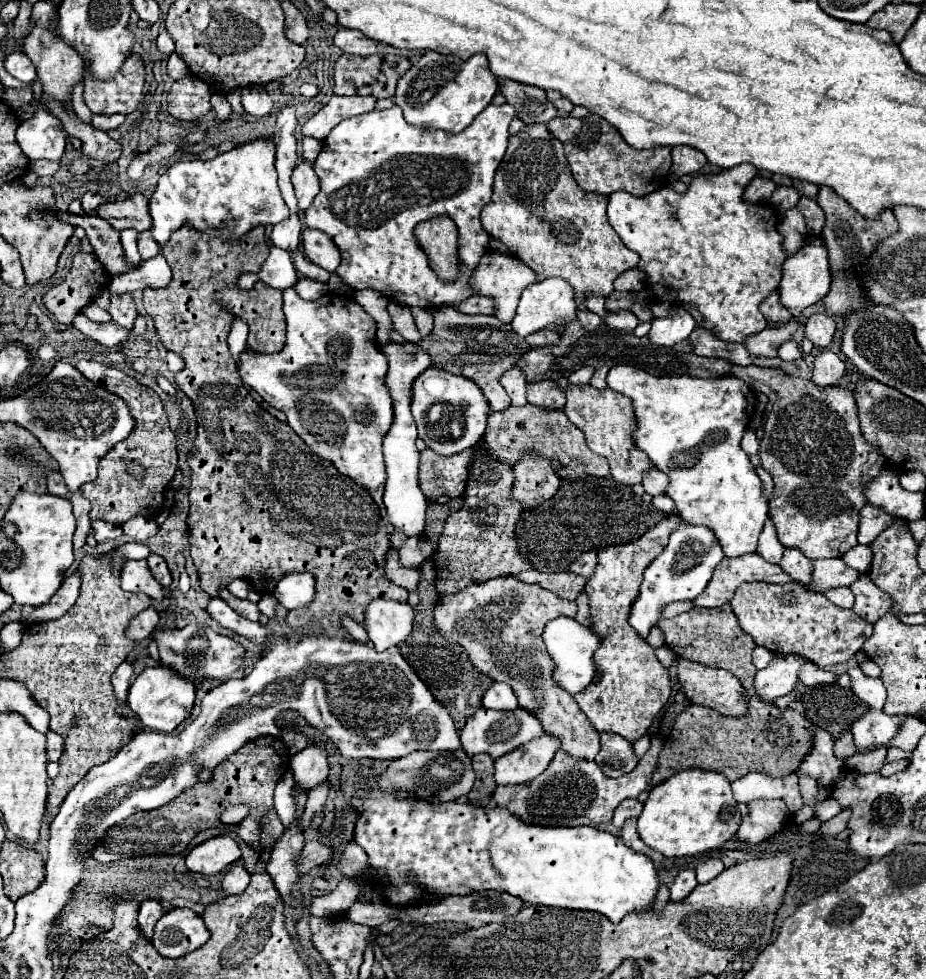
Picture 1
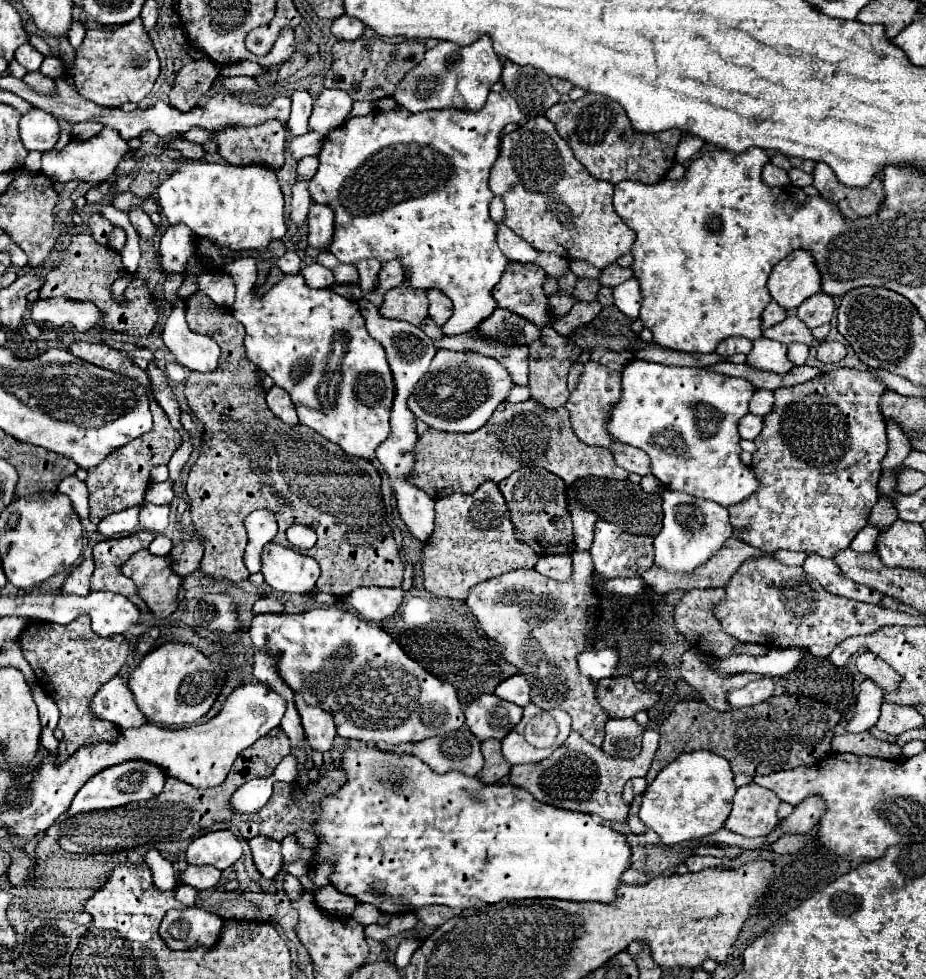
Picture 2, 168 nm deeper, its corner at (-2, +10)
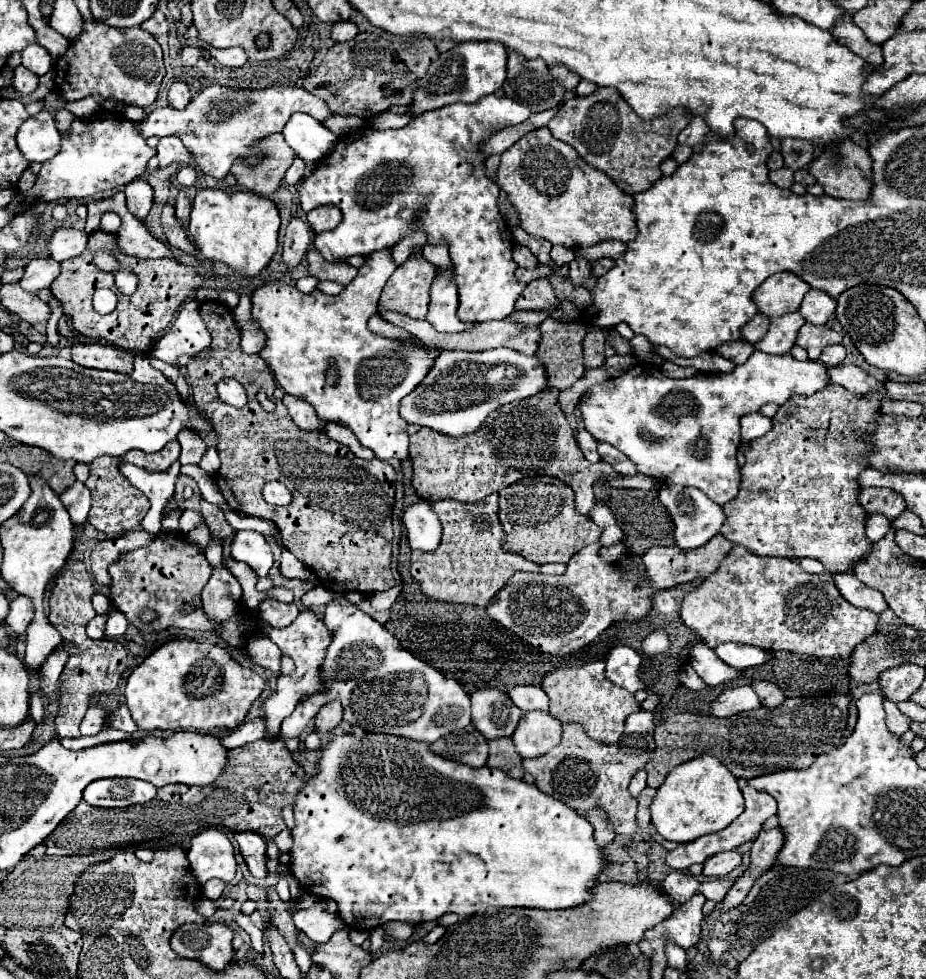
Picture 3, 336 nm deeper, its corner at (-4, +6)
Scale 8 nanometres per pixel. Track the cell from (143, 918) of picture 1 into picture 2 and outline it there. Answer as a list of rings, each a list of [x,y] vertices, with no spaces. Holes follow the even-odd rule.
[[[148,850],[146,856],[144,856],[146,864],[150,866],[152,870],[152,876],[154,876],[154,884],[158,890],[166,892],[166,890],[174,890],[176,886],[176,876],[174,876],[174,870],[172,870],[172,864],[160,856],[158,850]]]

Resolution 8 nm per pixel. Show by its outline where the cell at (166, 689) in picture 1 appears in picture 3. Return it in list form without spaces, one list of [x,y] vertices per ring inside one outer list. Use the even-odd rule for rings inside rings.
[[[178,638],[160,646],[132,670],[126,684],[126,704],[134,722],[146,732],[210,732],[216,728],[238,728],[264,686],[264,678],[254,670],[242,668],[224,646]]]

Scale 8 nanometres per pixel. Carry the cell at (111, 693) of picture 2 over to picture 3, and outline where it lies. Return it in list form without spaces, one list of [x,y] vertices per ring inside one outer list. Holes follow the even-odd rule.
[[[90,706],[82,724],[80,724],[80,734],[82,736],[92,736],[92,734],[98,734],[102,730],[106,722],[106,712],[100,708],[100,706]]]

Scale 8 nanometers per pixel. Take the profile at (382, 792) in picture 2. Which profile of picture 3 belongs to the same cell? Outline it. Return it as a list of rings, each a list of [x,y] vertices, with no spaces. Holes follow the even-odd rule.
[[[372,732],[366,734],[364,738],[356,738],[352,734],[334,736],[334,740],[326,742],[318,750],[318,754],[320,754],[320,760],[316,764],[318,772],[298,792],[298,800],[294,804],[296,826],[290,830],[294,840],[288,852],[290,870],[304,892],[326,900],[334,900],[338,904],[338,916],[352,930],[372,930],[390,920],[416,926],[422,922],[434,922],[450,912],[458,916],[472,916],[484,912],[486,908],[540,908],[540,910],[574,908],[590,898],[590,882],[596,880],[606,866],[606,860],[598,856],[600,848],[594,842],[592,824],[584,816],[580,816],[560,800],[544,794],[534,784],[510,778],[504,770],[488,766],[472,768],[434,754],[430,750],[430,744],[426,742]]]

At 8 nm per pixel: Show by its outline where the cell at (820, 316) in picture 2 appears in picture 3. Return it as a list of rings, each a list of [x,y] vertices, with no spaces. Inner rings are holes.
[[[810,290],[800,306],[800,314],[810,324],[826,324],[836,310],[836,300],[822,290]]]

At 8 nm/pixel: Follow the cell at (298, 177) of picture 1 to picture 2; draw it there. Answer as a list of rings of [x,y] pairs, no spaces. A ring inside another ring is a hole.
[[[300,178],[296,180],[294,188],[292,188],[292,200],[290,200],[290,218],[296,222],[296,224],[304,224],[306,222],[306,216],[308,216],[308,210],[312,206],[312,196],[308,192],[308,178]]]

